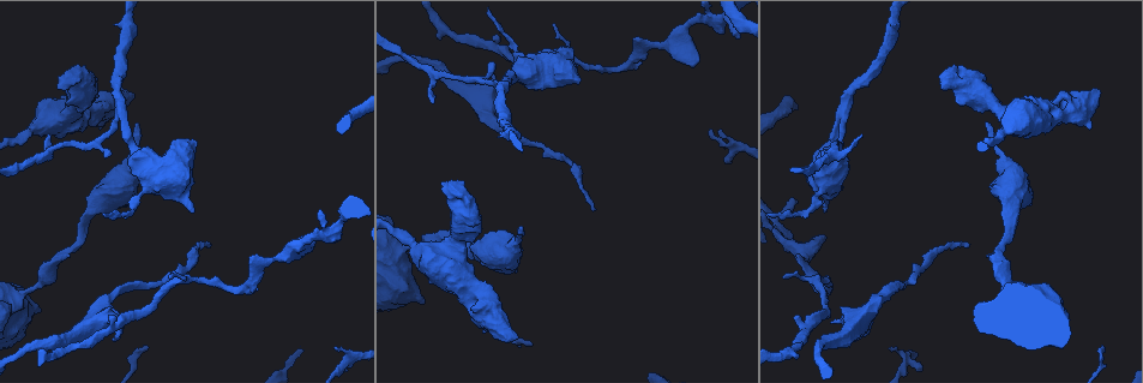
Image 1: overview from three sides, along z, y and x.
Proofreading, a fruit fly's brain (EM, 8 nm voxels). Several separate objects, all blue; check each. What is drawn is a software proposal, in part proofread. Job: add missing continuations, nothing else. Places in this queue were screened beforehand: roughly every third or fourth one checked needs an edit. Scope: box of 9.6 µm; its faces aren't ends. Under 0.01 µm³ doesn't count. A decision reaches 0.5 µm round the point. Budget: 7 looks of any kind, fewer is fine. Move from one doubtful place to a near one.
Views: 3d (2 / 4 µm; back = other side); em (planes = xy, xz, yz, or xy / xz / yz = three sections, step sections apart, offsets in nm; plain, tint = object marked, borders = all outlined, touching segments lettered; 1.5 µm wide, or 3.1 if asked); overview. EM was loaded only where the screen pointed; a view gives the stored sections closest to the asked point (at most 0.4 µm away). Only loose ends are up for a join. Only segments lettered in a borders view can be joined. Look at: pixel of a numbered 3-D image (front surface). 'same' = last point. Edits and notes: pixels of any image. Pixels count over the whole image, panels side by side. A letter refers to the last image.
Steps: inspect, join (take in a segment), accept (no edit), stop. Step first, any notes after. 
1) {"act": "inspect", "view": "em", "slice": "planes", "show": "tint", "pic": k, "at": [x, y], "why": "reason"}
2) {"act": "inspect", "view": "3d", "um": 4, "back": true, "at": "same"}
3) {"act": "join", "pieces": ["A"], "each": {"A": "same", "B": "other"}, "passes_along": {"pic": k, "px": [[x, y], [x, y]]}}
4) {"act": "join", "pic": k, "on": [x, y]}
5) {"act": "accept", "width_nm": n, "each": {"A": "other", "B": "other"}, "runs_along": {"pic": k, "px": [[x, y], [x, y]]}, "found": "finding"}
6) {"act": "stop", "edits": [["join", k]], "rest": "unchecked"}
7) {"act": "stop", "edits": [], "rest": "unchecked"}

{"act": "inspect", "view": "em", "slice": "planes", "show": "plain", "pic": 1, "at": [41, 310]}

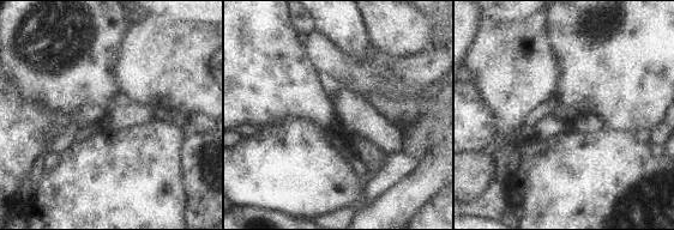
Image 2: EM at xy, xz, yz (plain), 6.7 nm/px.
{"act": "inspect", "view": "em", "slice": "planes", "show": "borders", "at": "same", "why": "what lies round it"}

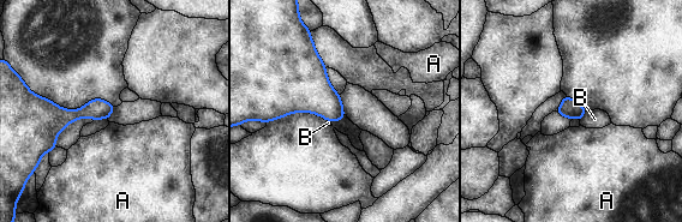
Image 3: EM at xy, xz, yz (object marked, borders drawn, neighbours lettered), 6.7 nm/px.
{"act": "accept", "longest_contact_nm": ["B", 90], "each": {"A": "other", "B": "other"}, "found": "none of them fits"}

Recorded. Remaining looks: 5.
{"act": "inspect", "view": "3d", "um": 2, "pic": 1, "at": [985, 124], "why": "branch stops here"}

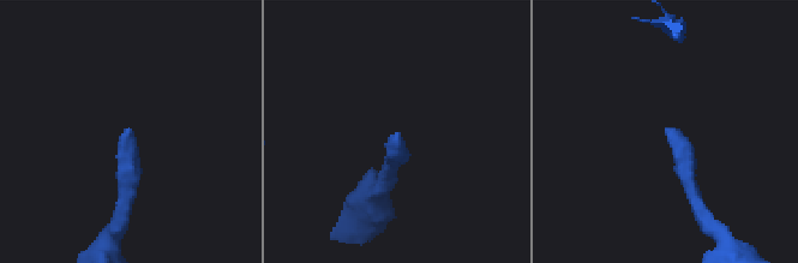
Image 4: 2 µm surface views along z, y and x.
{"act": "inspect", "view": "em", "slice": "yz", "step": 4, "show": "tint", "pic": 4, "at": [131, 129]}

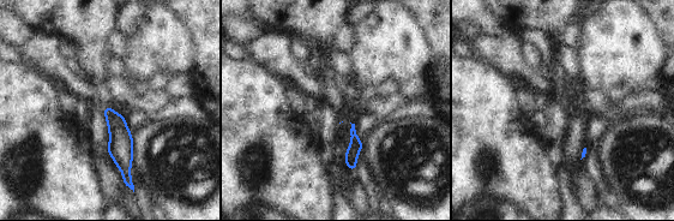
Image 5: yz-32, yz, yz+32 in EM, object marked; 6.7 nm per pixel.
{"act": "inspect", "view": "em", "slice": "xy", "step": 4, "show": "borders", "at": "same"}

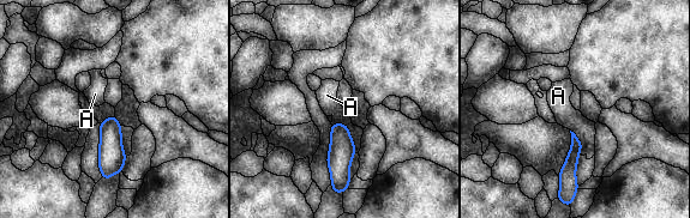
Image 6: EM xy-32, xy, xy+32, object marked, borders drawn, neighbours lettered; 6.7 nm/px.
{"act": "accept", "each": {"A": "other"}, "border": {"pic": 6, "px": [[331, 123], [347, 127], [355, 152]]}, "found": "no lettered segment goes on from it"}

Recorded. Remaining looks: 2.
{"act": "inspect", "view": "em", "slice": "xy", "step": 4, "show": "borders", "pic": 1, "at": [552, 25]}

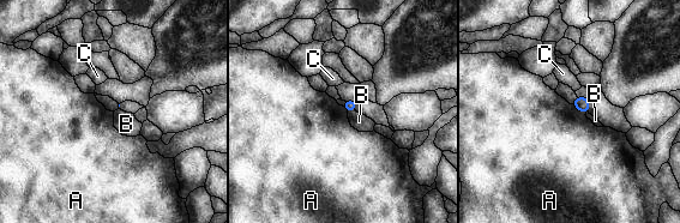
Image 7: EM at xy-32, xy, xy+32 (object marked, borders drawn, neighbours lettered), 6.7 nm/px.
{"act": "accept", "each": {"A": "other", "B": "other", "C": "other"}, "border": {"pic": 7, "px": [[572, 103], [585, 113]]}, "found": "none of them fits"}

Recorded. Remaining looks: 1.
{"act": "stop", "edits": [], "rest": "unchecked"}

